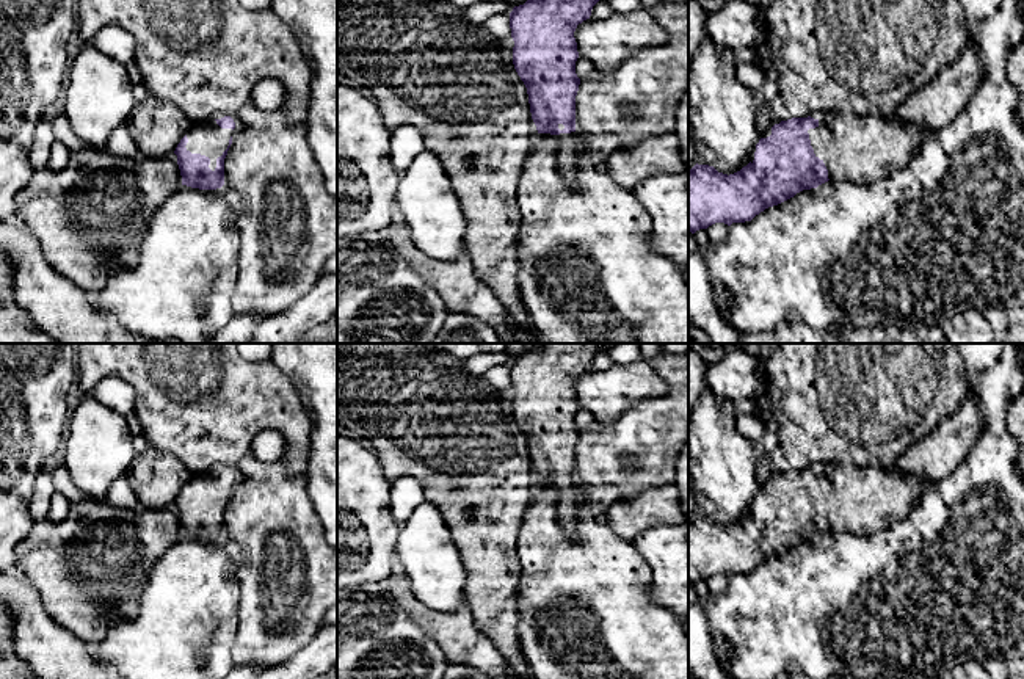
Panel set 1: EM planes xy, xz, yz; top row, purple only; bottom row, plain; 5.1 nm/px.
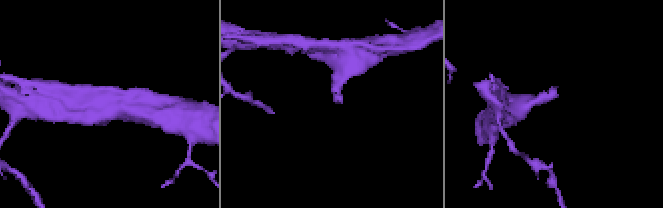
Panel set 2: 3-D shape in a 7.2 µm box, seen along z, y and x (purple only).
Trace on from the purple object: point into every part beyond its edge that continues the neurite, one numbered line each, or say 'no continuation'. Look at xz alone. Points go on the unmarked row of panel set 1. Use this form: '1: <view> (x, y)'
1: xz (566, 504)

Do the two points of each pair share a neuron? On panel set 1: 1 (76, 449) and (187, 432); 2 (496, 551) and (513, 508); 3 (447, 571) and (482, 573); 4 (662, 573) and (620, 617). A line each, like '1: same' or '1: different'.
1: different
2: same
3: different
4: different

